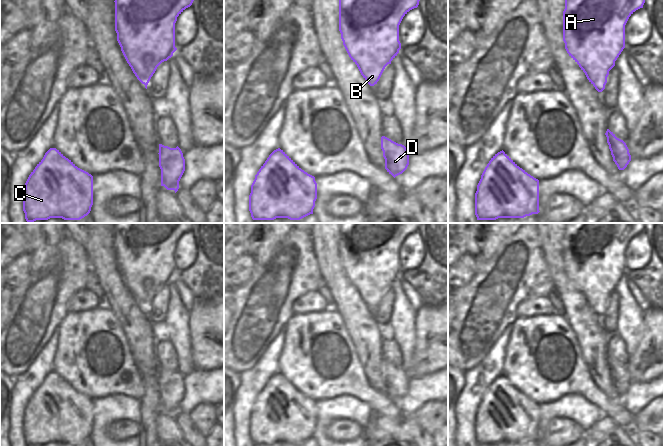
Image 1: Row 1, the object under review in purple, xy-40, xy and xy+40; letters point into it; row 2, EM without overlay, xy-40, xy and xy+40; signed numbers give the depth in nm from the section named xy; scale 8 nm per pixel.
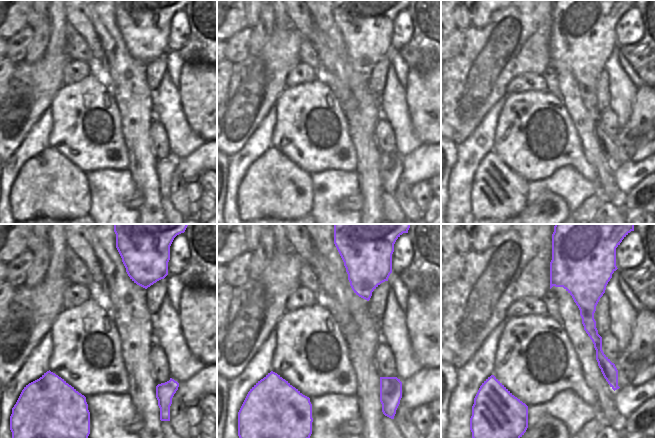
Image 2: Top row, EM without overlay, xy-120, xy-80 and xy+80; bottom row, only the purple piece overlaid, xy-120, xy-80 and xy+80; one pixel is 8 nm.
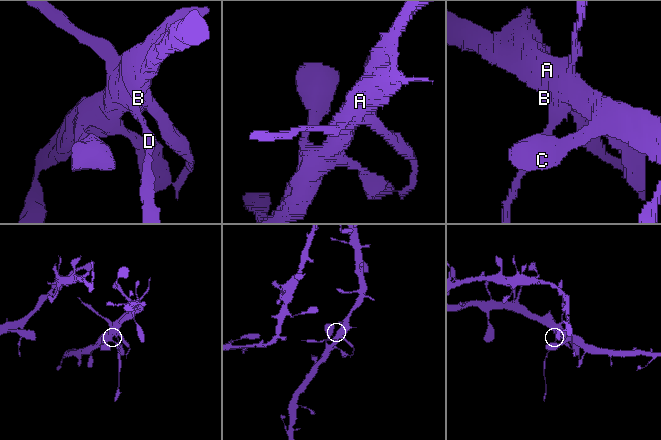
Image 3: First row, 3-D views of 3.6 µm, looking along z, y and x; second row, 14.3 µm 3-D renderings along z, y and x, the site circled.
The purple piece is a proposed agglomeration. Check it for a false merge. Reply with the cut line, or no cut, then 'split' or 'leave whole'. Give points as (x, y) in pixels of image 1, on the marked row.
cut in xy+40 along (618, 138), (607, 140); split

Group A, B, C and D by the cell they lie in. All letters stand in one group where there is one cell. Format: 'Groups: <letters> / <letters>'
Groups: A B C / D

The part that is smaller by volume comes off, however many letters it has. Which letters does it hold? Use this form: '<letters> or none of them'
D

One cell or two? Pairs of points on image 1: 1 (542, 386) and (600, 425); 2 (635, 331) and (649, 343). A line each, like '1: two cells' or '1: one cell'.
1: two cells
2: two cells

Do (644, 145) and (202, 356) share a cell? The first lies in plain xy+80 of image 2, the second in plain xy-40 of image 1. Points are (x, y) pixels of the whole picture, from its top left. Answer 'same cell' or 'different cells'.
same cell

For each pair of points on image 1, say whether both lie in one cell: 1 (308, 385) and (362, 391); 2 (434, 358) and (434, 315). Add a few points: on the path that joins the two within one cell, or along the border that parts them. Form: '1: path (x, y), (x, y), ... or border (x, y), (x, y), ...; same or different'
1: path (321, 385), (349, 385); same
2: path (434, 347), (434, 326); same

